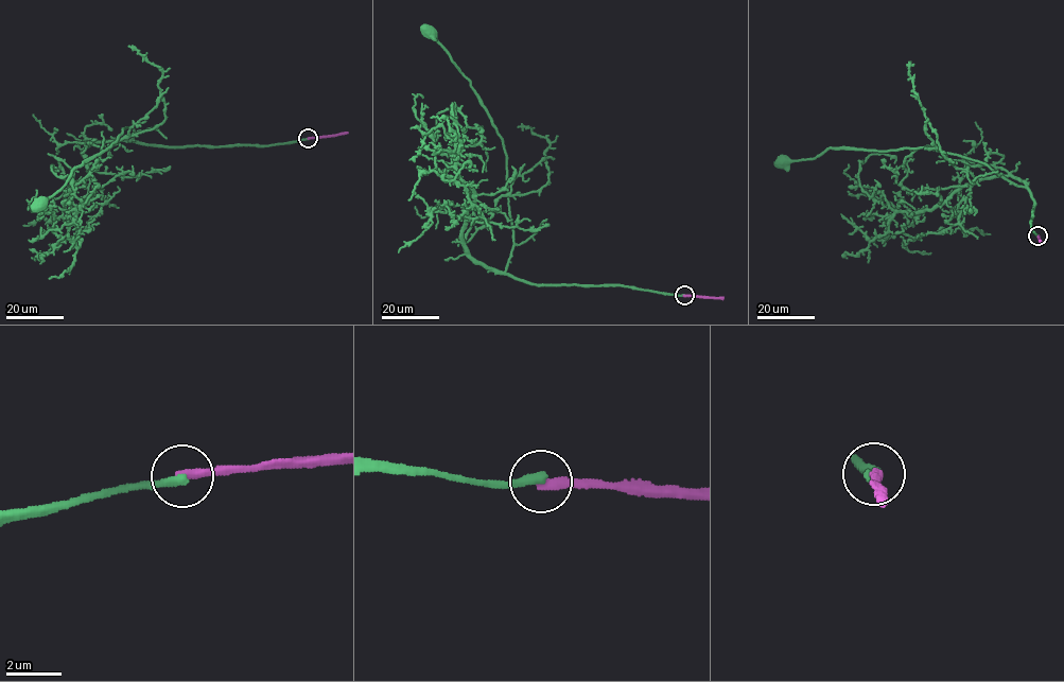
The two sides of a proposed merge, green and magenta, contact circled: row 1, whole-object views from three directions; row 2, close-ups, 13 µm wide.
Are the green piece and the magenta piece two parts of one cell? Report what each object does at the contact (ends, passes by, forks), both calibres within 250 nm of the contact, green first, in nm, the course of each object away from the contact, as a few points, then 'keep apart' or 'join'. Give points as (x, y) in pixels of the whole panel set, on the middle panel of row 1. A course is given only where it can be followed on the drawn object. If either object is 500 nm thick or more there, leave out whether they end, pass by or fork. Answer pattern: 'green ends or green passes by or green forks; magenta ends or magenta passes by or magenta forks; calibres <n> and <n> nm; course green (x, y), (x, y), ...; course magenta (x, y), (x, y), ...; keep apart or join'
green ends; magenta ends; calibres 340 and 360 nm; course green (684, 295), (617, 285), (534, 284), (509, 276), (505, 272), (512, 229), (503, 140), (470, 81), (429, 32); course magenta (684, 295), (724, 297); keep apart

